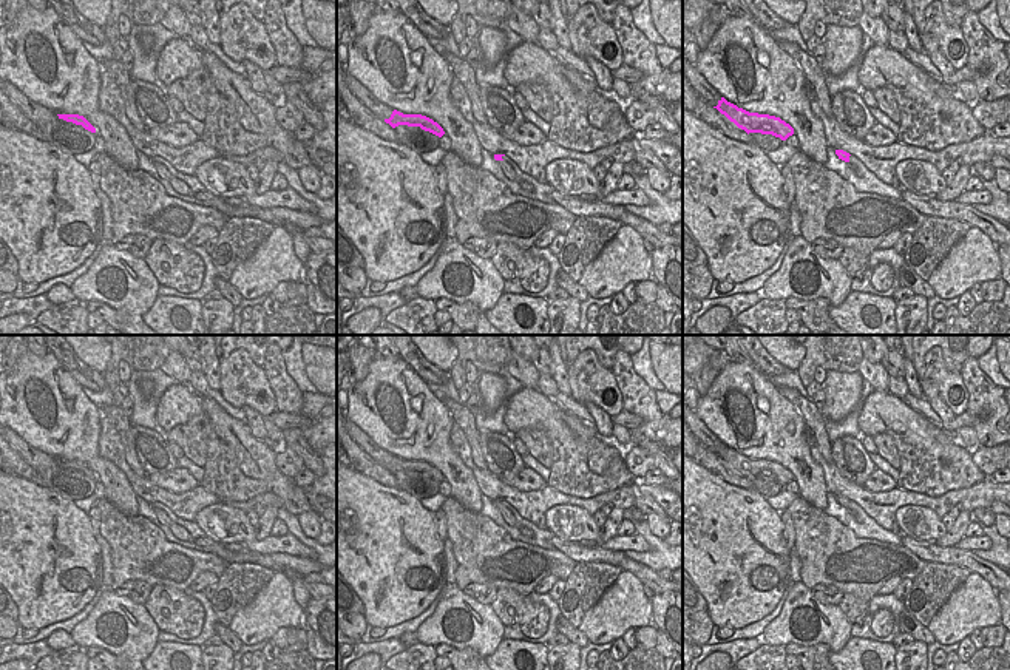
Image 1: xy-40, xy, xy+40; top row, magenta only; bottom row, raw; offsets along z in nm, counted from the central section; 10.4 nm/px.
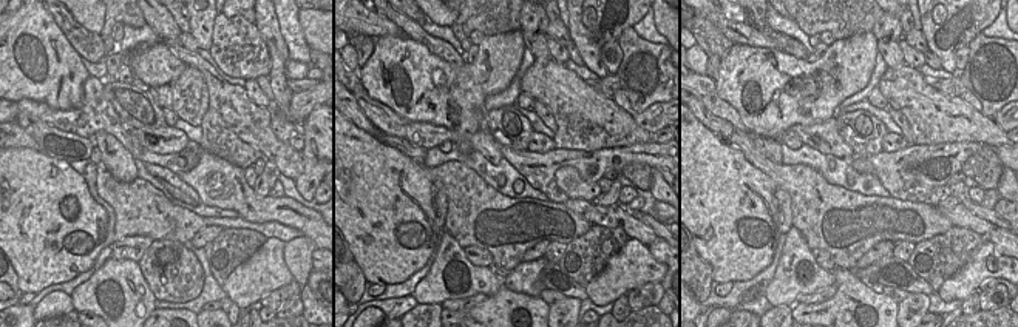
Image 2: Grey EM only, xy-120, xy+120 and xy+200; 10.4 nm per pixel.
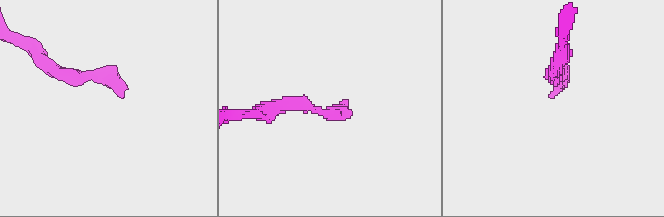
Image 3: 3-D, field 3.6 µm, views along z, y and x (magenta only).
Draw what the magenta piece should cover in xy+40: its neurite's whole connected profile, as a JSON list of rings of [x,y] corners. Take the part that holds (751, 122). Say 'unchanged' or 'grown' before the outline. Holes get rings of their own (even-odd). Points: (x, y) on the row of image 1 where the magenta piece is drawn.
unchanged; [[[721,97],[718,100],[718,105],[713,108],[717,108],[721,114],[724,114],[730,122],[744,130],[747,134],[772,134],[775,137],[780,137],[781,140],[786,140],[789,136],[794,134],[794,128],[780,117],[749,113],[727,102],[724,97]]]

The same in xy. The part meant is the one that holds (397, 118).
unchanged; [[[394,110],[391,117],[385,119],[385,122],[389,124],[392,128],[398,125],[408,125],[408,127],[420,127],[422,130],[429,131],[439,137],[445,134],[443,128],[437,122],[422,114],[403,114]]]

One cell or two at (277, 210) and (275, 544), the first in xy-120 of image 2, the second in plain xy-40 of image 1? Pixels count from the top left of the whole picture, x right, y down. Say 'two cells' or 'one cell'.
one cell

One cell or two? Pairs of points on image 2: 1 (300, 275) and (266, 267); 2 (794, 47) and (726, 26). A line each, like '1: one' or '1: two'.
1: two
2: one

